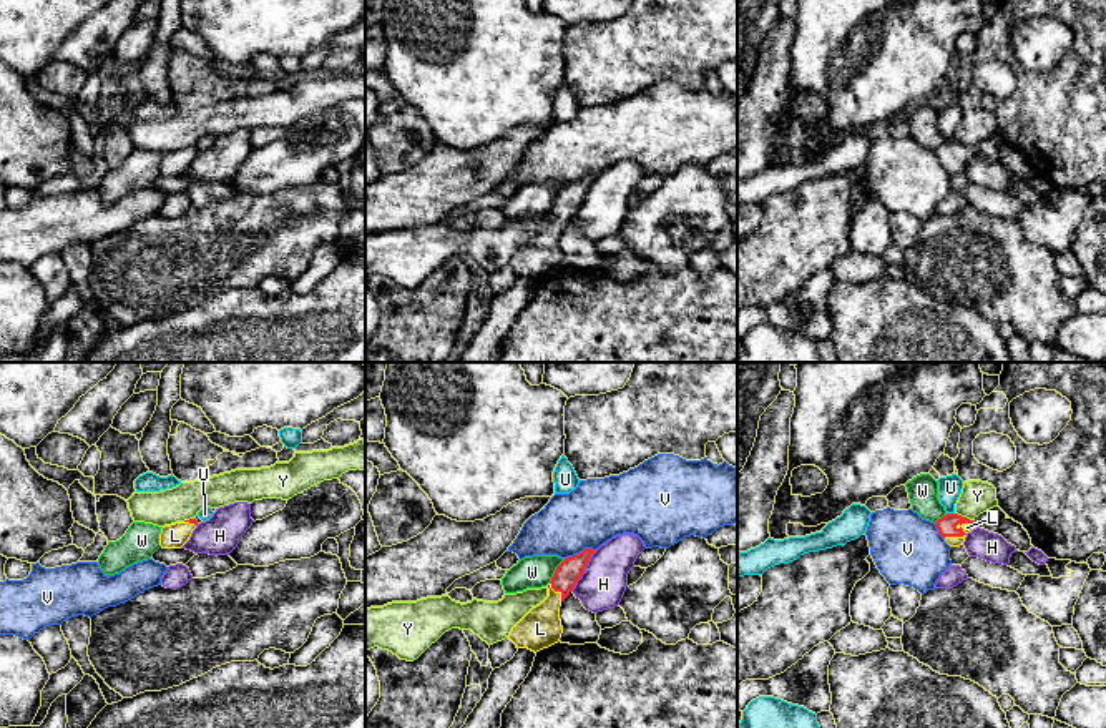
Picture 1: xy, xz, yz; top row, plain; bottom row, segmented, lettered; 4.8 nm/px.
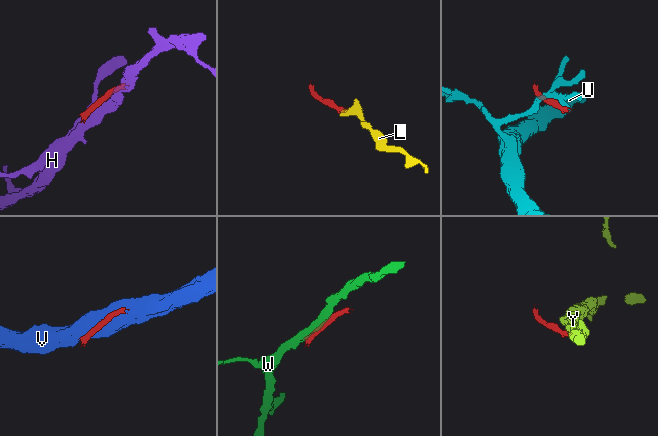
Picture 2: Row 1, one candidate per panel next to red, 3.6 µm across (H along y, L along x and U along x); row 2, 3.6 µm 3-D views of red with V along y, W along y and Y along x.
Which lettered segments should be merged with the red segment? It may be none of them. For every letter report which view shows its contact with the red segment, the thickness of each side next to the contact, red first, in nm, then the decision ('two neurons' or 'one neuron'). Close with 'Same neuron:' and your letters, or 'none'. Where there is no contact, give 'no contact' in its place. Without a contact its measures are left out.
H: xz | 120/220 nm | two neurons
L: xz | 120/190 nm | one neuron
U: yz | 100/110 nm | two neurons
V: xz | 120/300 nm | two neurons
W: xz | 120/160 nm | two neurons
Y: yz | 100/160 nm | two neurons
Same neuron: L

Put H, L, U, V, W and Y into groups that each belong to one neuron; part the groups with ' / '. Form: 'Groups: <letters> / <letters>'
Groups: H / L / U / V / W / Y

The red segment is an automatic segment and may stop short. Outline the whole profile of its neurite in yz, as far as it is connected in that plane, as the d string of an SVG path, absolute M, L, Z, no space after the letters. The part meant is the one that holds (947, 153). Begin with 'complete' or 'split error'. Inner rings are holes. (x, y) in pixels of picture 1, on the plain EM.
split error | M947 141L938 146L935 153L950 175L963 173L967 161L976 156L975 148L970 148L958 141Z

